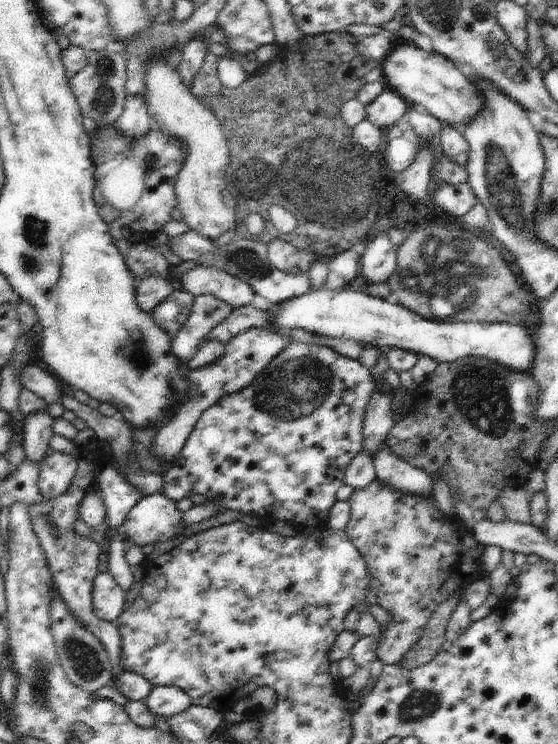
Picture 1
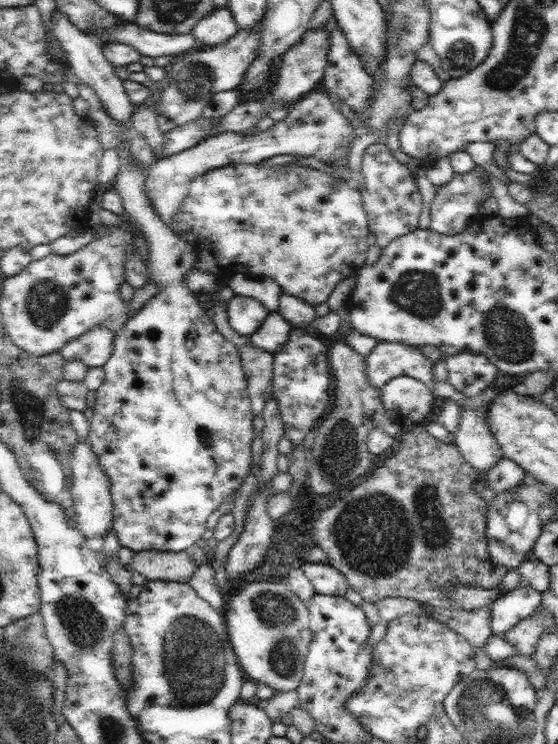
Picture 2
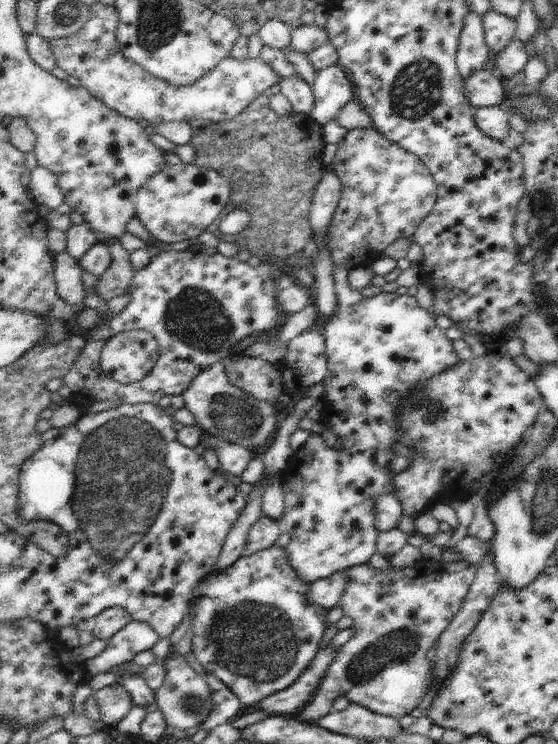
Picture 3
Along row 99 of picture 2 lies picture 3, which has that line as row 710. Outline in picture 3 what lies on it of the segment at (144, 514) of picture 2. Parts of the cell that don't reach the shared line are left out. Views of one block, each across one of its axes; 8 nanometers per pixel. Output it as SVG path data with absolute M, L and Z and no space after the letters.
M107 686L101 690L95 690L95 700L97 700L97 710L101 714L99 722L105 724L105 728L115 728L117 722L129 712L129 708L133 706L133 700L129 696L129 692L121 686Z

